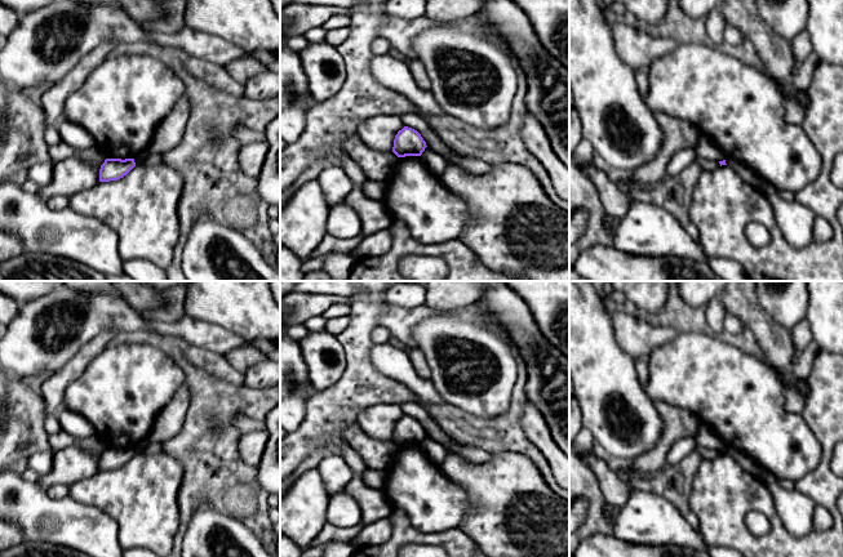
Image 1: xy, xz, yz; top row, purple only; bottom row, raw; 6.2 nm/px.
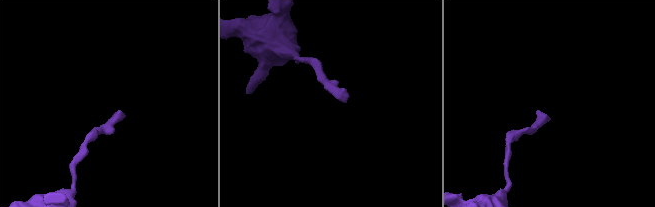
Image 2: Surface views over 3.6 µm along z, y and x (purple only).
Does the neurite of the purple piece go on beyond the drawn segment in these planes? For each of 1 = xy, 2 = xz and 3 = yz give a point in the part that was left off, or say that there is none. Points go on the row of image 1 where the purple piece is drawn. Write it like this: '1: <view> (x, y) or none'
1: none
2: none
3: none

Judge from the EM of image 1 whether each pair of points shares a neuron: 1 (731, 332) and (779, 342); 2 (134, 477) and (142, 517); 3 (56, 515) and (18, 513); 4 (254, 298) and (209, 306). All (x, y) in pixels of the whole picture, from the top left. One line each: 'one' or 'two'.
1: two
2: one
3: one
4: one

